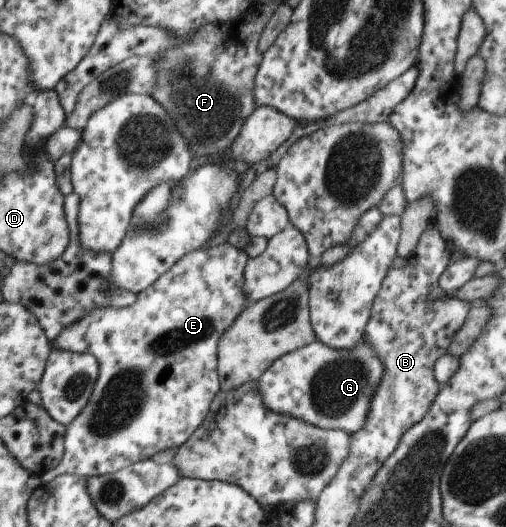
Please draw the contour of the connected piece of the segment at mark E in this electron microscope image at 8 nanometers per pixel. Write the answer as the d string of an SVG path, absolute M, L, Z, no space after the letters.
M229 243L221 244L217 247L203 247L202 249L189 252L179 261L170 265L169 271L166 271L160 278L140 291L136 295L136 300L127 307L116 308L113 306L100 307L87 312L80 320L73 322L71 325L65 326L62 332L50 341L50 351L63 350L77 353L89 352L99 364L98 378L84 409L81 410L79 417L66 427L64 435L64 456L61 458L59 465L42 475L43 481L46 483L54 480L61 474L73 474L82 478L91 476L100 476L110 474L124 467L129 467L132 463L143 460L149 460L155 453L163 451L163 449L173 449L173 447L182 446L193 434L194 431L203 423L205 416L208 414L213 398L216 397L220 390L220 379L218 376L218 343L221 334L233 325L235 318L241 315L242 311L249 305L248 296L244 294L244 269L248 262L248 254L243 250L238 250Z

